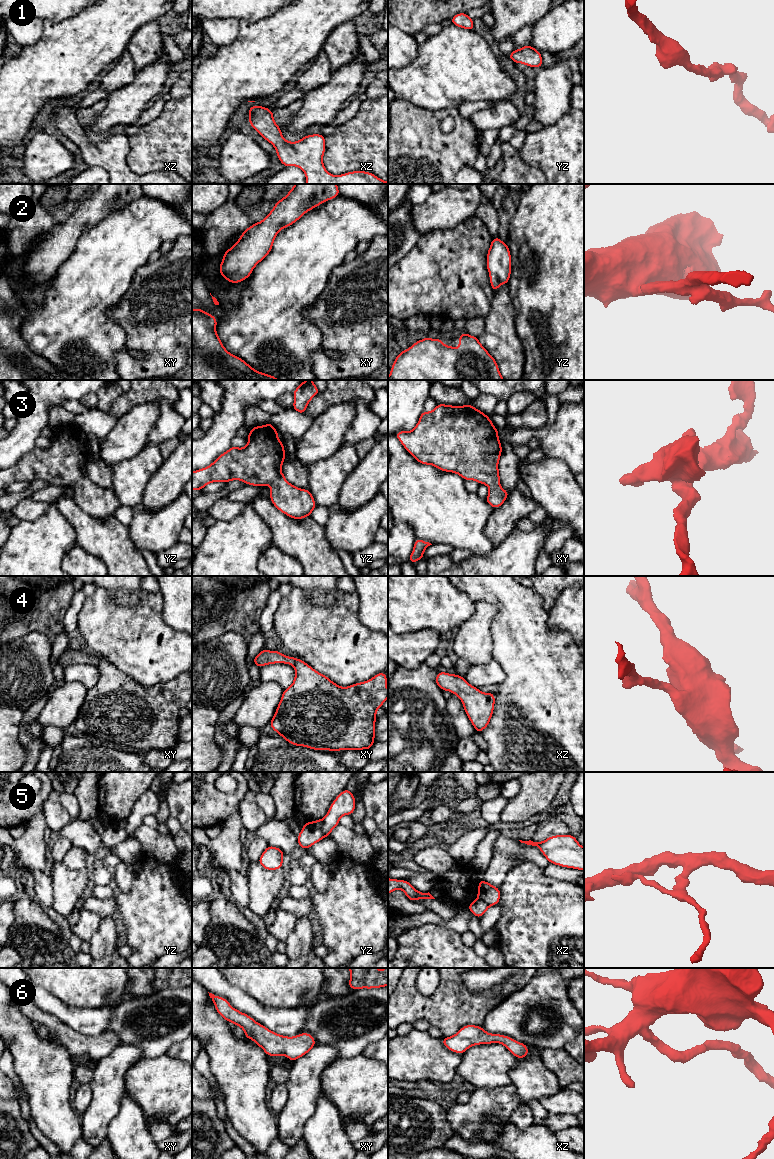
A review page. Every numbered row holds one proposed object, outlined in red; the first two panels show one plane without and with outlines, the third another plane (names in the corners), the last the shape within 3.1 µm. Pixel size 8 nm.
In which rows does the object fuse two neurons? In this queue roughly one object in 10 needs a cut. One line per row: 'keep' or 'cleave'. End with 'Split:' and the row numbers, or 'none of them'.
1: keep
2: keep
3: keep
4: keep
5: cleave
6: keep
Split: 5

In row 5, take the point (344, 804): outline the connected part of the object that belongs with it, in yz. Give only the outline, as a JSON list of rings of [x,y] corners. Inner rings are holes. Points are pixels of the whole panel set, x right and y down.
[[[347,788],[332,802],[326,816],[323,818],[322,831],[328,837],[331,831],[339,824],[343,815],[352,815],[355,811],[355,797]]]

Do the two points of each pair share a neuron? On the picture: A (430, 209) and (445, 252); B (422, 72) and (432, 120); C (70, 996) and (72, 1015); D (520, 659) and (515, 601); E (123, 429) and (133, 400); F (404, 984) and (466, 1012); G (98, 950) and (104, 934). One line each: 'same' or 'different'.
A: different
B: different
C: different
D: same
E: different
F: same
G: same

